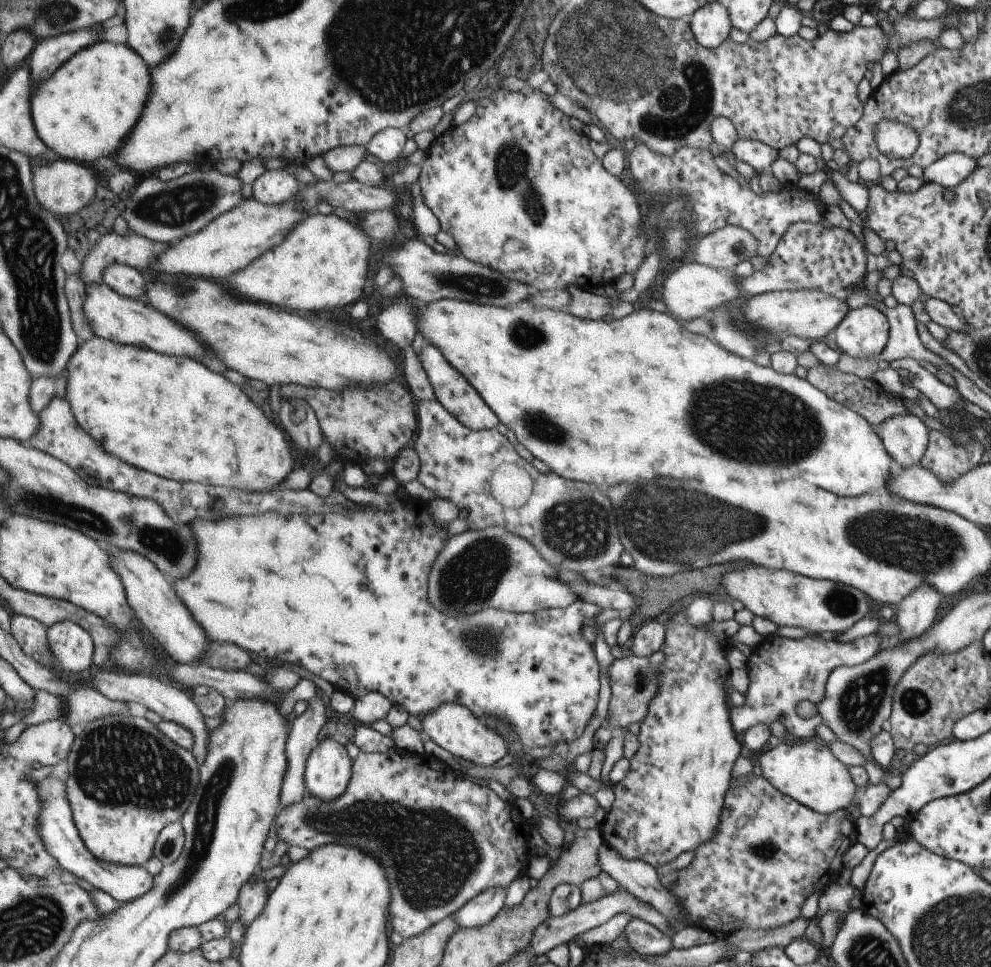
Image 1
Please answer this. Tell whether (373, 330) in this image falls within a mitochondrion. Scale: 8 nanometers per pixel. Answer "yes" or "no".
no

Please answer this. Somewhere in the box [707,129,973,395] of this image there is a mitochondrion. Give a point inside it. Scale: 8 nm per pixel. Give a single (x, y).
(731, 322)

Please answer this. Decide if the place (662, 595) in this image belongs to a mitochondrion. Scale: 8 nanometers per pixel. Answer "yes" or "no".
no

